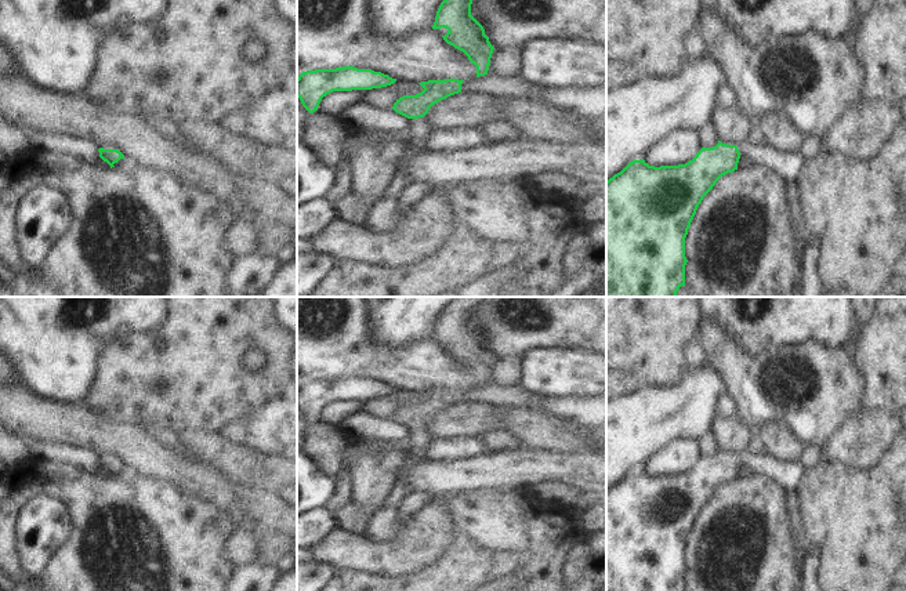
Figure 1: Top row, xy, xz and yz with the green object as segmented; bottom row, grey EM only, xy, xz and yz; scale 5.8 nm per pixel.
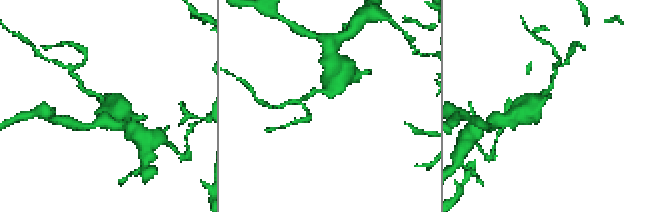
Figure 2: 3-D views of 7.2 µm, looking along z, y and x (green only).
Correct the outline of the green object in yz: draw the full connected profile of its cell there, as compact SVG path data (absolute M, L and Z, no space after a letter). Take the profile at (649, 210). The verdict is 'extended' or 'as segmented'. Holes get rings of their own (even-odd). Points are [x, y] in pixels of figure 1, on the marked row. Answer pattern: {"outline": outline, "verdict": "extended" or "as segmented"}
{"outline": "M747 139L743 142L718 144L713 148L702 148L696 156L685 164L678 166L649 166L644 159L630 162L620 173L615 174L606 181L606 297L677 297L677 291L681 286L685 286L685 265L688 262L685 257L685 238L691 222L696 214L703 197L713 189L715 182L725 174L738 170L740 159L749 159L751 164L768 167L769 170L780 174L786 181L796 181L801 168L807 160L798 153L783 153L771 145L753 145Z", "verdict": "extended"}

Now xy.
{"outline": "M102 142L98 145L99 157L106 162L110 168L112 167L120 167L126 163L124 155L120 152L119 148L109 142Z", "verdict": "extended"}

